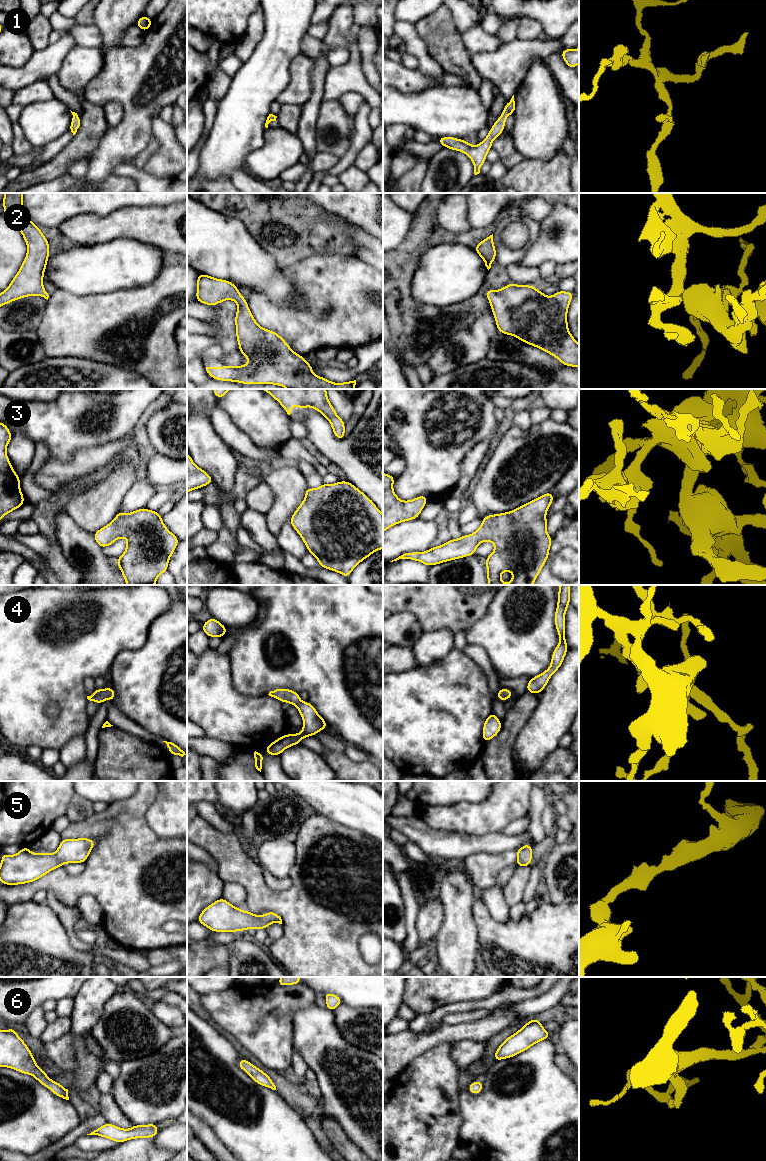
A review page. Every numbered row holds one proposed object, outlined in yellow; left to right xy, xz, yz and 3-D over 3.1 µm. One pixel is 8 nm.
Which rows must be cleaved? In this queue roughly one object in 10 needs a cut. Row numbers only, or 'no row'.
no row

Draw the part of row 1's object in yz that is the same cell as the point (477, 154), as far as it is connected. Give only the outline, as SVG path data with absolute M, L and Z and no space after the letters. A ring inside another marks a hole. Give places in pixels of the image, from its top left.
M514 95L511 100L505 104L501 116L492 125L486 138L478 145L472 146L467 140L461 140L455 137L438 137L438 142L445 148L465 153L473 162L474 174L480 173L480 167L486 162L488 151L492 148L492 142L501 135L505 128L506 118L513 115L515 110Z

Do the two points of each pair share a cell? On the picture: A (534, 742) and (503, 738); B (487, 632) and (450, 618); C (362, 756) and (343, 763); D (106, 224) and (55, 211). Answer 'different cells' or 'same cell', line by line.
A: different cells
B: different cells
C: different cells
D: different cells

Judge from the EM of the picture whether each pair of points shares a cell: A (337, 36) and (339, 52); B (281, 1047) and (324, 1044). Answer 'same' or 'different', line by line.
A: different
B: different

